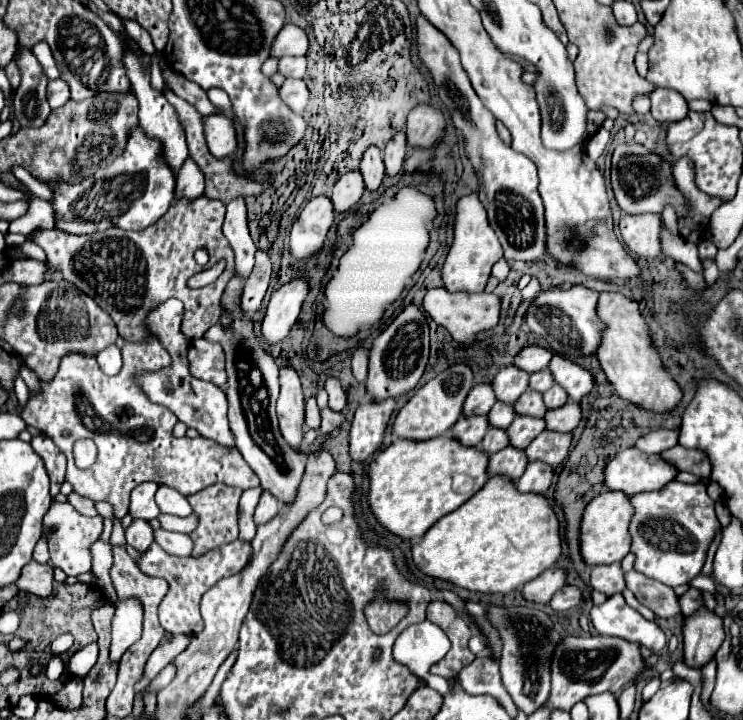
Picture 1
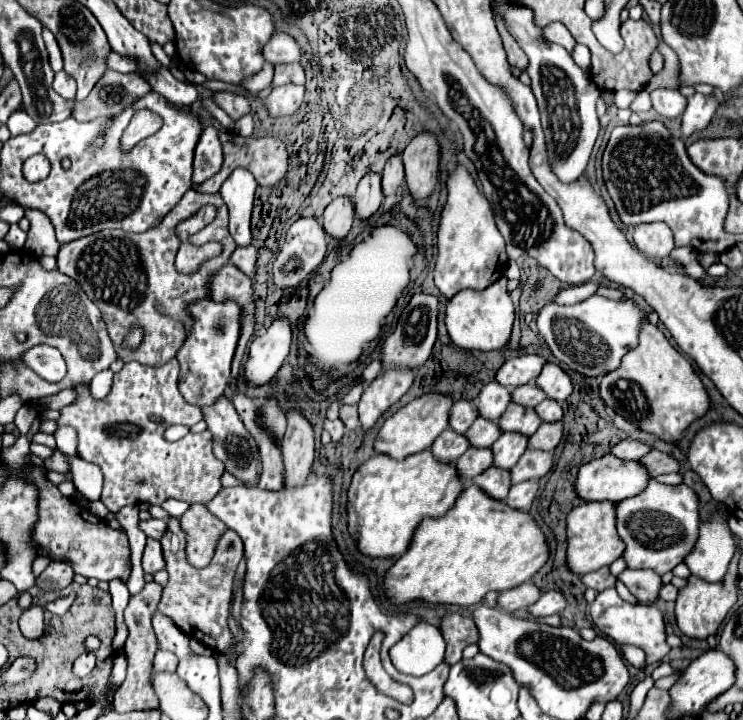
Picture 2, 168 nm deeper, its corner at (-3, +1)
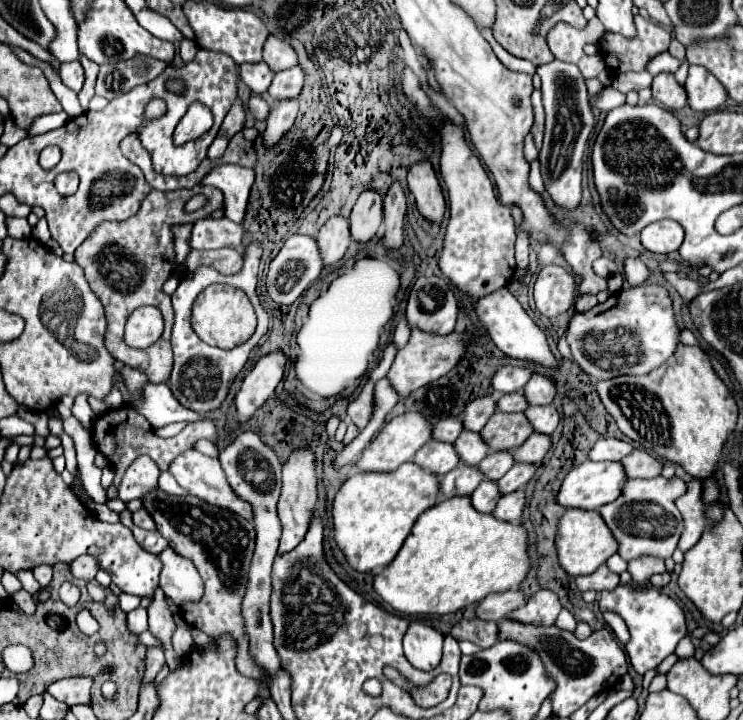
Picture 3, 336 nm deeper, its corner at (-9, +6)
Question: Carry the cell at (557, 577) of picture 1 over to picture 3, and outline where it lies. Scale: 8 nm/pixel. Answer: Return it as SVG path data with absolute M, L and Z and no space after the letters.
M509 589L505 593L493 593L475 607L475 615L483 621L499 623L505 615L509 615L511 611L521 607L521 603L525 603L525 599L527 599L525 593L519 589Z

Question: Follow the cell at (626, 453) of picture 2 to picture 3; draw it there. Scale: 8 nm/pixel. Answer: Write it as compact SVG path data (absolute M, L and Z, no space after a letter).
M603 437L591 447L589 459L591 461L621 461L625 455L629 455L629 451L633 451L631 443L619 441L613 437Z

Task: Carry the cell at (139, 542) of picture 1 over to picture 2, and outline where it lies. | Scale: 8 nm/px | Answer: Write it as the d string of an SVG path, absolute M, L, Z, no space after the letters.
M147 538L147 546L143 550L143 570L145 572L157 572L163 570L163 554L161 554L161 544L155 538Z

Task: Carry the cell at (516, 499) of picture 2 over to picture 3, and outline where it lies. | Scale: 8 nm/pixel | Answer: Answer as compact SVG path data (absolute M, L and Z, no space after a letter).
M523 489L513 491L499 499L497 507L493 509L493 517L499 521L507 521L507 523L519 523L523 505L525 505L525 491Z

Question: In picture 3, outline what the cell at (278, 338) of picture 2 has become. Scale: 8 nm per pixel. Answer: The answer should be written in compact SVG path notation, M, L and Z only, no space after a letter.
M281 351L269 353L253 365L235 397L237 425L247 423L253 417L253 413L273 395L275 387L283 379L283 373L285 373L285 355Z

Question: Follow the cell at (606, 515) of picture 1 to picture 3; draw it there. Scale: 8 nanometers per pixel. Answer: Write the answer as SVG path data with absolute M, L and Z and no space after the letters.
M565 511L565 515L557 523L555 547L561 569L577 577L593 573L599 565L603 565L617 551L617 541L613 539L613 535L609 535L605 523L601 523L597 511Z

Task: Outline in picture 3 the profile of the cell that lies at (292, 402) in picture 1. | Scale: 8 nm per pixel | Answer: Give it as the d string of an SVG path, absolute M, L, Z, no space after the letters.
M309 447L293 451L293 455L283 465L283 491L279 497L279 519L283 523L283 535L279 545L279 555L293 551L309 531L313 521L313 511L317 505L317 479L315 479L315 455Z

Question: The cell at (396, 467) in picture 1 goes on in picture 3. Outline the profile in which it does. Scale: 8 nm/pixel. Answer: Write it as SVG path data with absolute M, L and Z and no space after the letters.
M413 463L401 465L389 475L351 475L337 491L331 507L333 535L351 569L375 573L399 553L417 517L437 503L437 477L425 475Z

